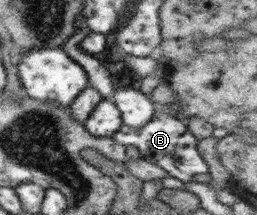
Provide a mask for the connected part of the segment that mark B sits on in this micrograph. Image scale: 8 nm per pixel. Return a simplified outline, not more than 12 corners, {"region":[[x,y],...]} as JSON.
{"region":[[158,107],[141,128],[113,141],[189,184],[209,172],[198,139]]}

